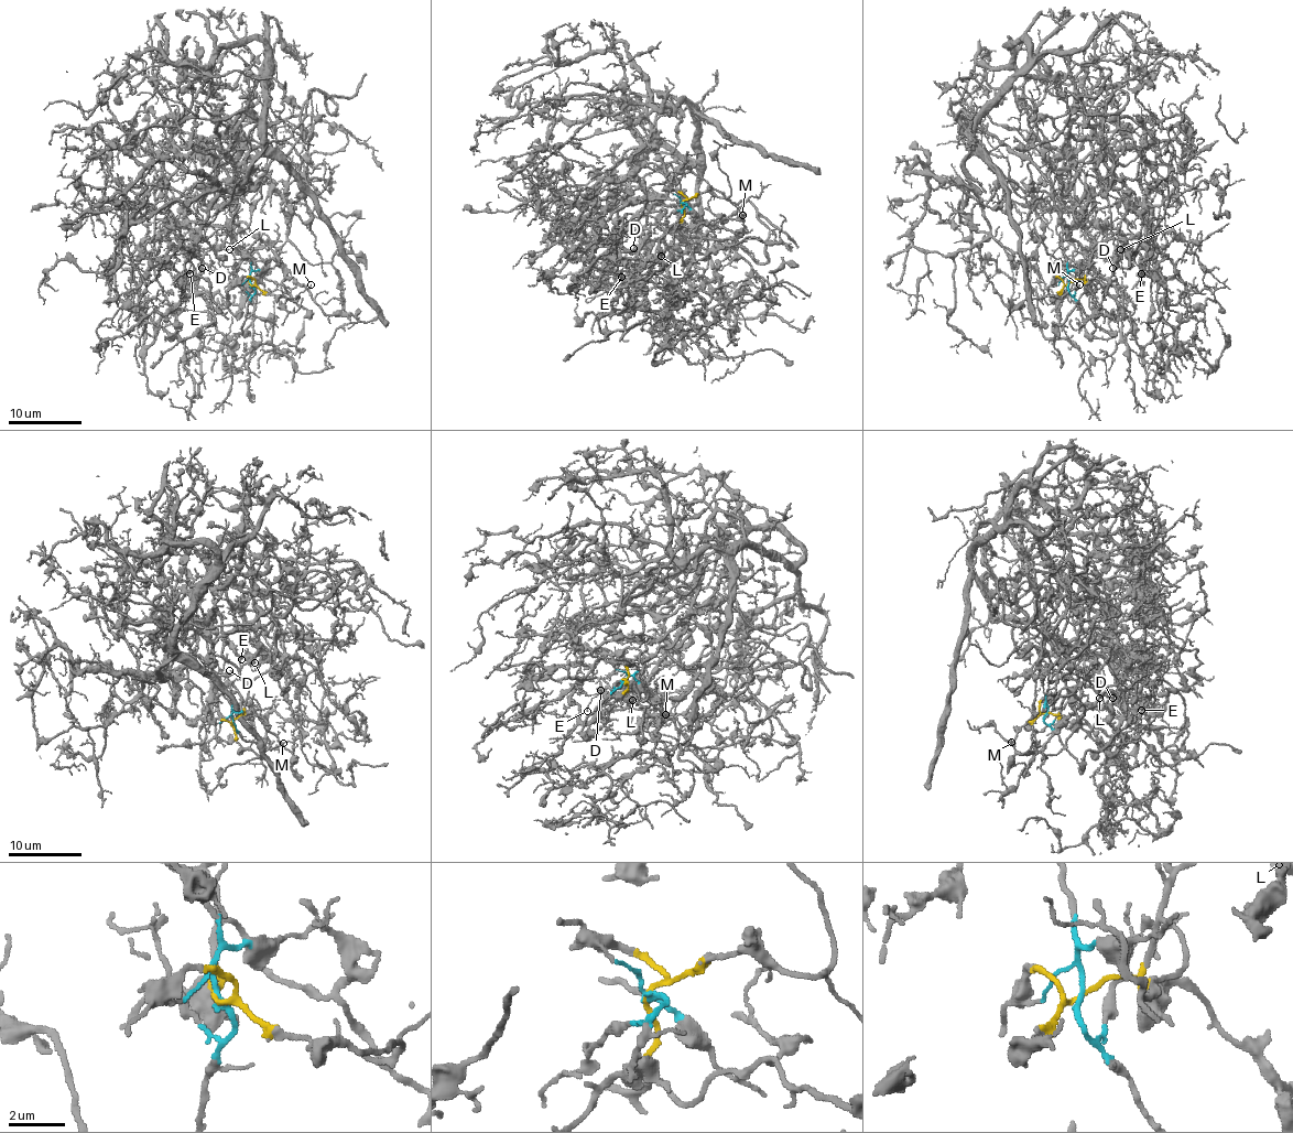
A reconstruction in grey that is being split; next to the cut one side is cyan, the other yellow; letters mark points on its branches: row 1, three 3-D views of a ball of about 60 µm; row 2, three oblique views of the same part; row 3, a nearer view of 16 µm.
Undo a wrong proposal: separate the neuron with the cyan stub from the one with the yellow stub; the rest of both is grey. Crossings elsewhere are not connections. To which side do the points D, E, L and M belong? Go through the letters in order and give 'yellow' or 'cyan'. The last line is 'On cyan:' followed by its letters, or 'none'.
D: yellow
E: yellow
L: yellow
M: yellow
On cyan: none

